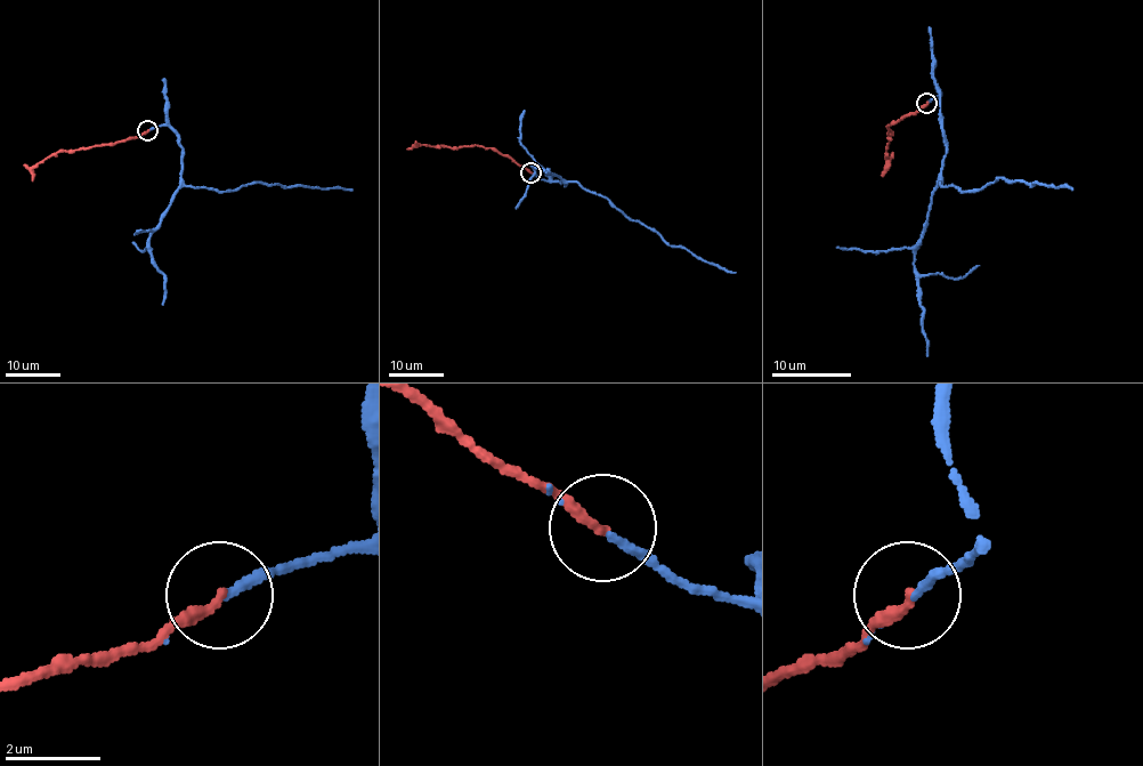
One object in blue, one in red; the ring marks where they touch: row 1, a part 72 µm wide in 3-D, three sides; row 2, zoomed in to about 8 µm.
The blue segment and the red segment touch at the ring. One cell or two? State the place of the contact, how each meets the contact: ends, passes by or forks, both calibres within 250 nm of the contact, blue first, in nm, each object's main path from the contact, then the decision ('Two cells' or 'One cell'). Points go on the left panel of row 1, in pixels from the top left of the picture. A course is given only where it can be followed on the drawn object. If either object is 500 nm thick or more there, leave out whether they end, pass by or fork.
Place: (147, 130). At the ring blue passes by. At the ring red ends. Thickness 130 nm (blue) against 220 nm. Course of blue: (148, 130), (168, 126), (176, 134), (186, 186), (221, 192), (259, 182), (353, 190). Course of red: (147, 130), (138, 137), (106, 145), (58, 151), (31, 169), (31, 180). One cell

